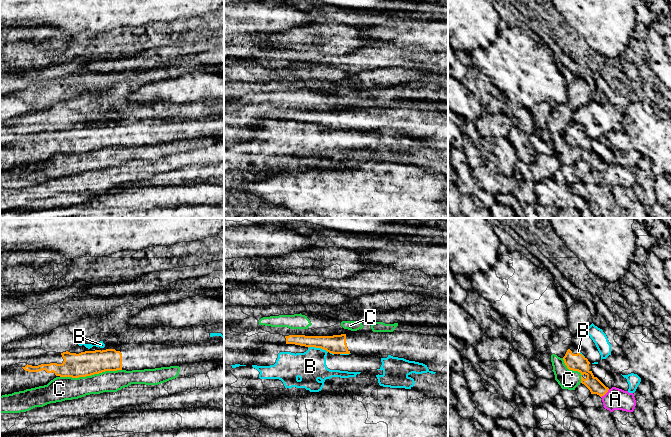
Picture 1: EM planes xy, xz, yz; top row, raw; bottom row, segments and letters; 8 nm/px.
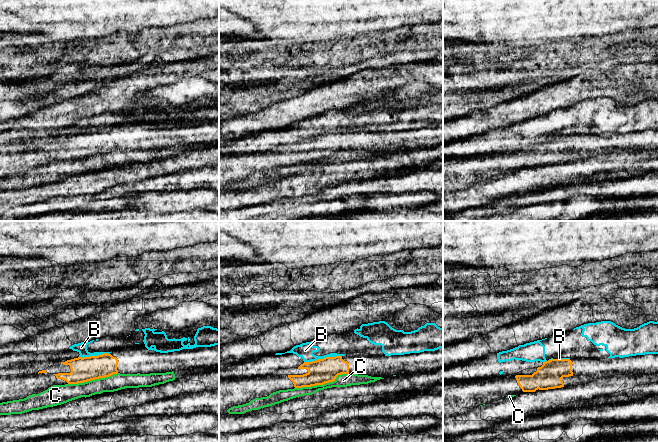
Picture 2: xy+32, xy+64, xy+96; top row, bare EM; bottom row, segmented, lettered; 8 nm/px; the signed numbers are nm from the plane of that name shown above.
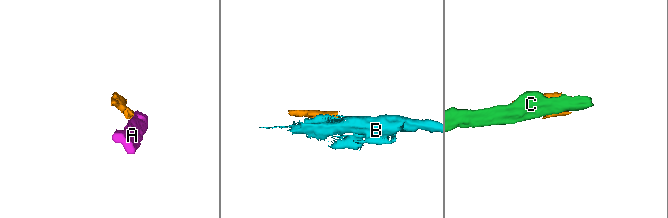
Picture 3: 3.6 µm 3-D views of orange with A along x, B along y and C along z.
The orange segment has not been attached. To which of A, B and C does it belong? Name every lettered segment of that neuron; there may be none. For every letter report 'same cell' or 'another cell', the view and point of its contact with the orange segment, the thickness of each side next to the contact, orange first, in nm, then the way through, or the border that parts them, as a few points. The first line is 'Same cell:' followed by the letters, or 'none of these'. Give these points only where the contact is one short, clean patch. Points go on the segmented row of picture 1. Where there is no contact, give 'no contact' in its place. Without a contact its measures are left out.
Same cell: none of these
A: another cell; meets orange in yz at (605, 393); 120 nm thick on the orange side, 180 nm on the other; border along yz (609, 389), (601, 397)
B: another cell; meets orange in xz at (318, 347); 160 nm thick on the orange side, 240 nm on the other; border along xz (308, 347), (320, 347), (327, 352)
C: another cell; meets orange in xy at (90, 375); 200 nm thick on the orange side, 190 nm on the other

